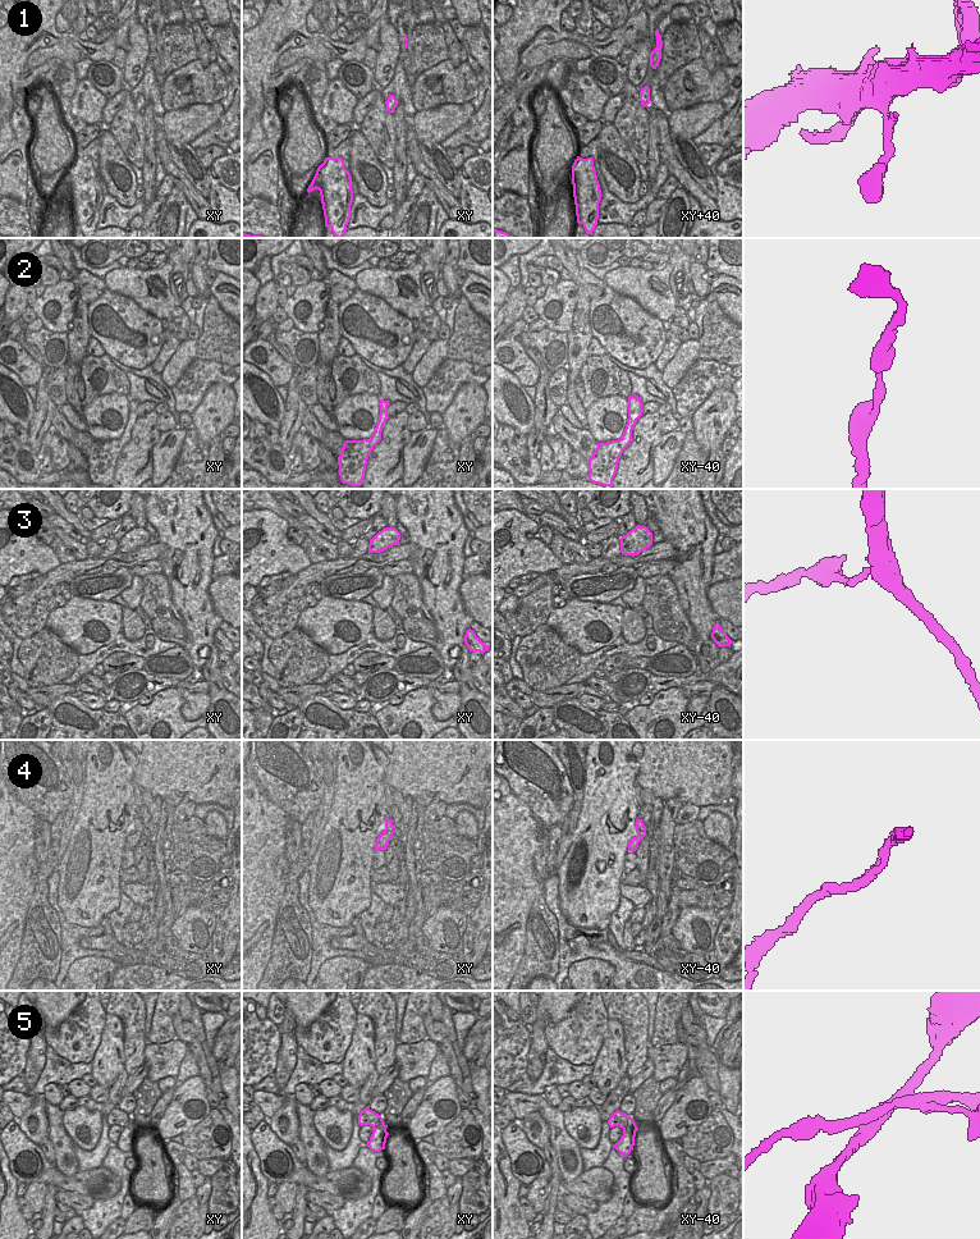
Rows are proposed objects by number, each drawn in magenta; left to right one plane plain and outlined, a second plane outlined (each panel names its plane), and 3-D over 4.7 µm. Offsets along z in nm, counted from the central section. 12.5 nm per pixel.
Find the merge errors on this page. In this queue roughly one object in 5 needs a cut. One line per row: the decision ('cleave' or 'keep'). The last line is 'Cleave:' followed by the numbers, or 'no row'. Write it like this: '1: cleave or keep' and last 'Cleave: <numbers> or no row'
1: keep
2: keep
3: keep
4: keep
5: cleave
Cleave: 5

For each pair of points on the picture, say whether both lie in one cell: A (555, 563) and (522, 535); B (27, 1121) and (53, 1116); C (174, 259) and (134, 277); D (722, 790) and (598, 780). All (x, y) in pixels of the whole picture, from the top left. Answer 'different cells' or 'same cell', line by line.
A: same cell
B: different cells
C: different cells
D: different cells

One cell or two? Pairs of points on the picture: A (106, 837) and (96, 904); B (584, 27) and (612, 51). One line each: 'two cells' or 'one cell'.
A: one cell
B: two cells

